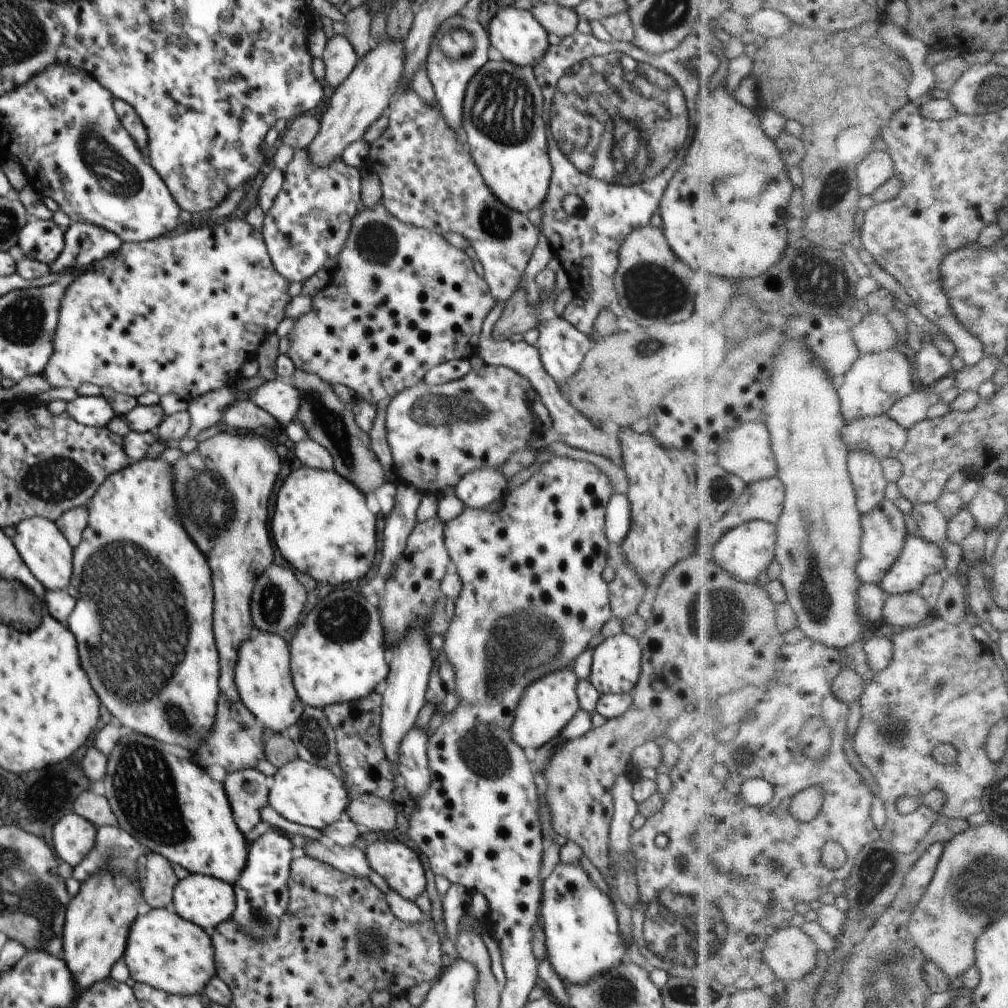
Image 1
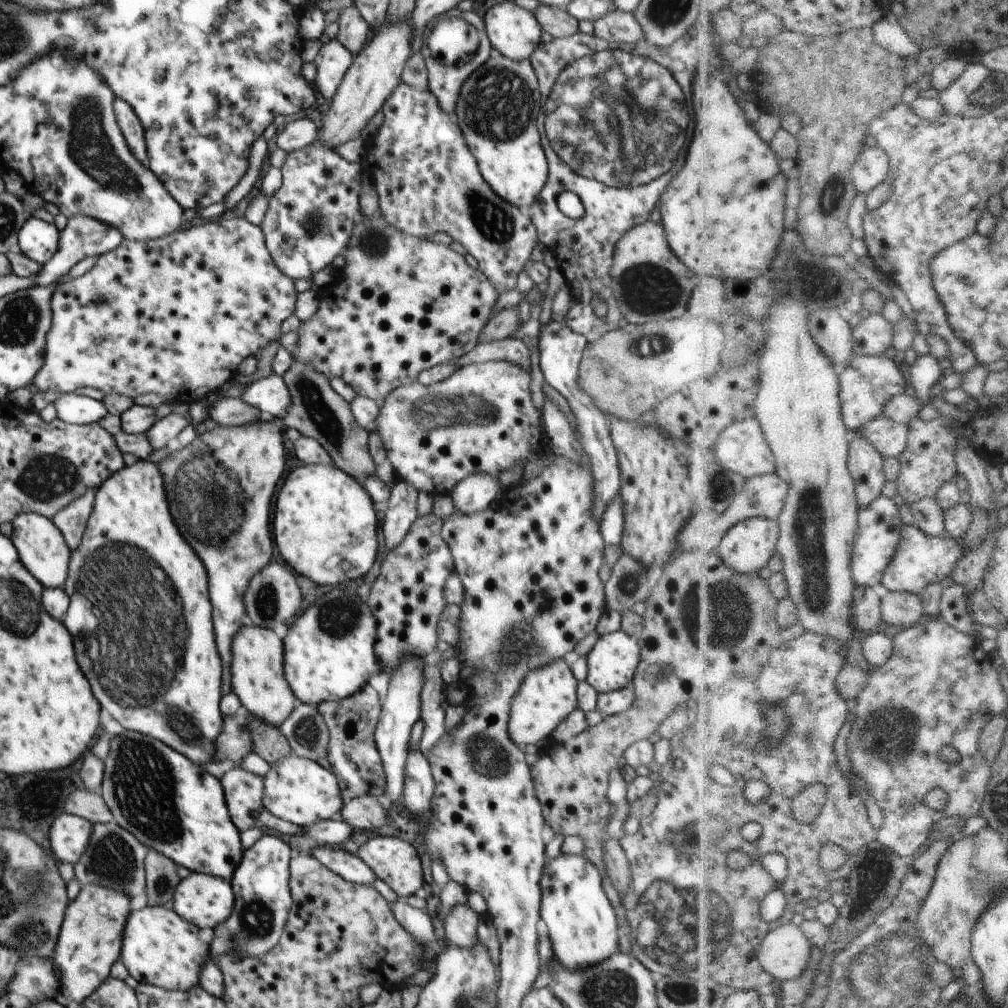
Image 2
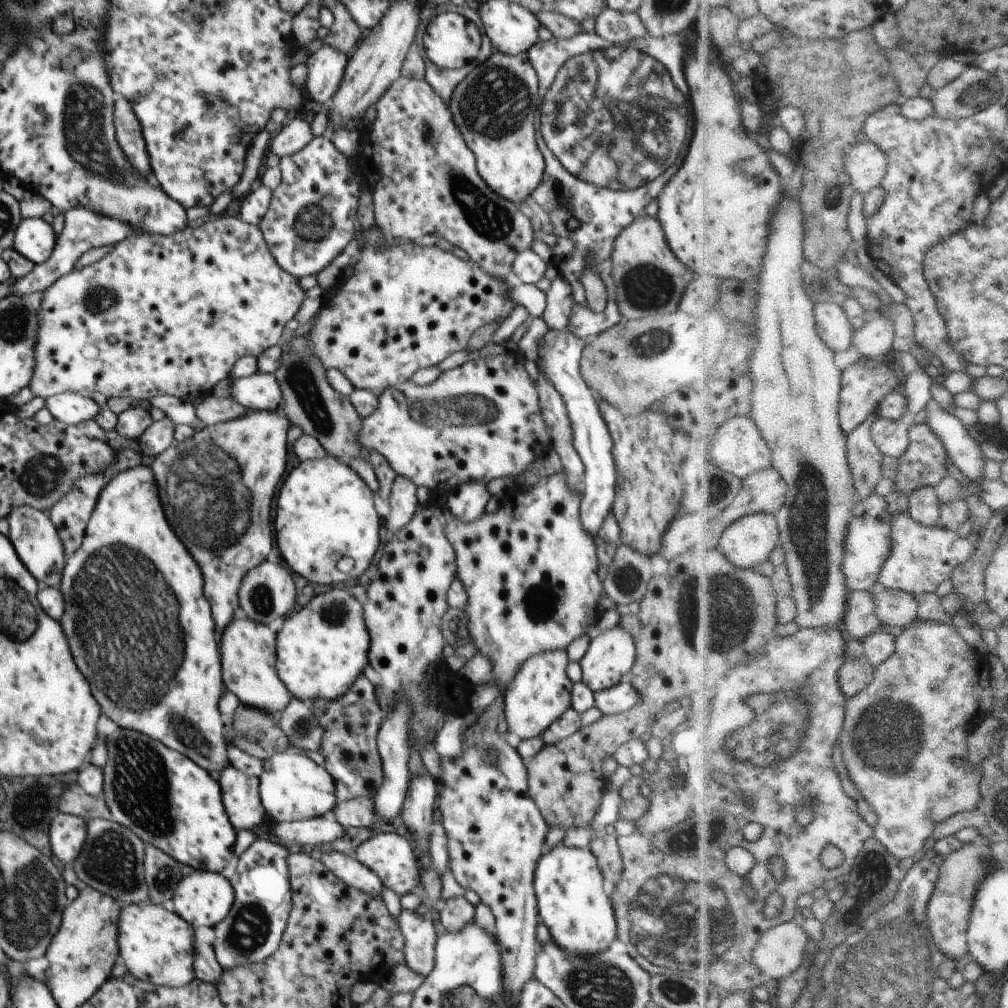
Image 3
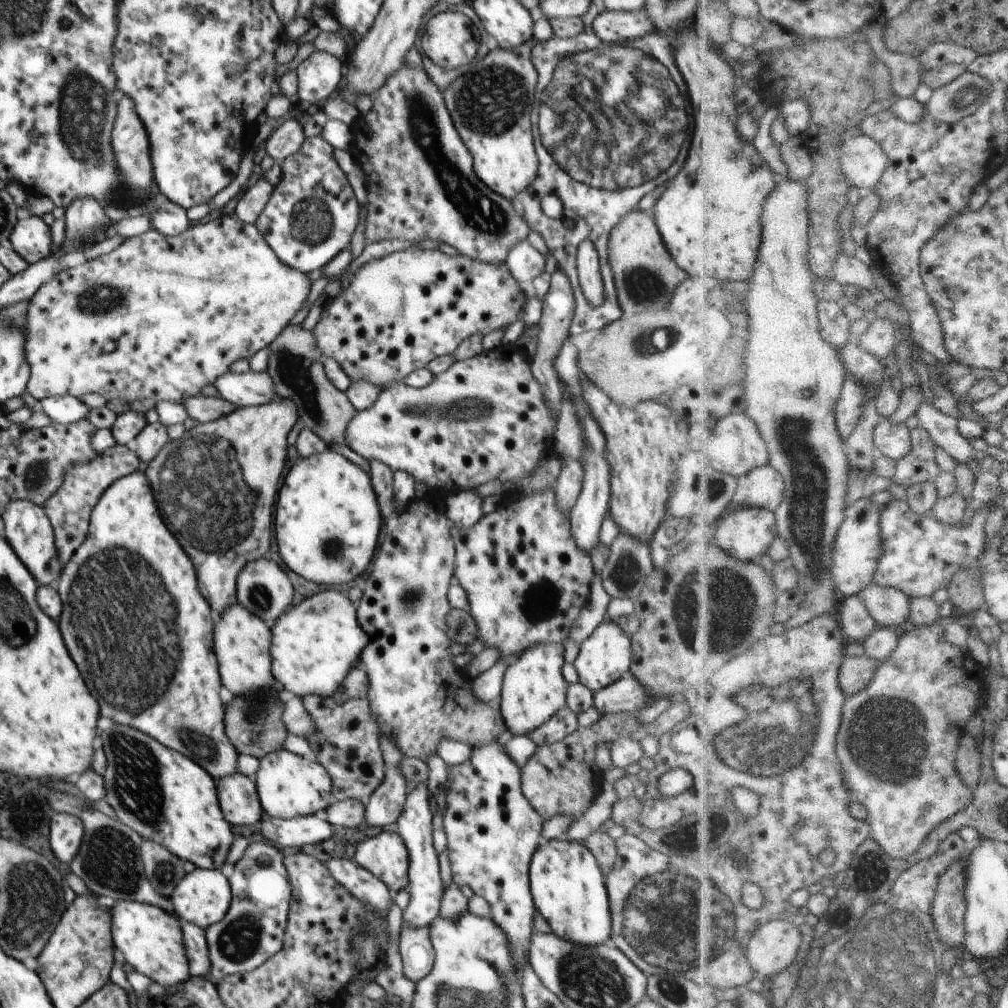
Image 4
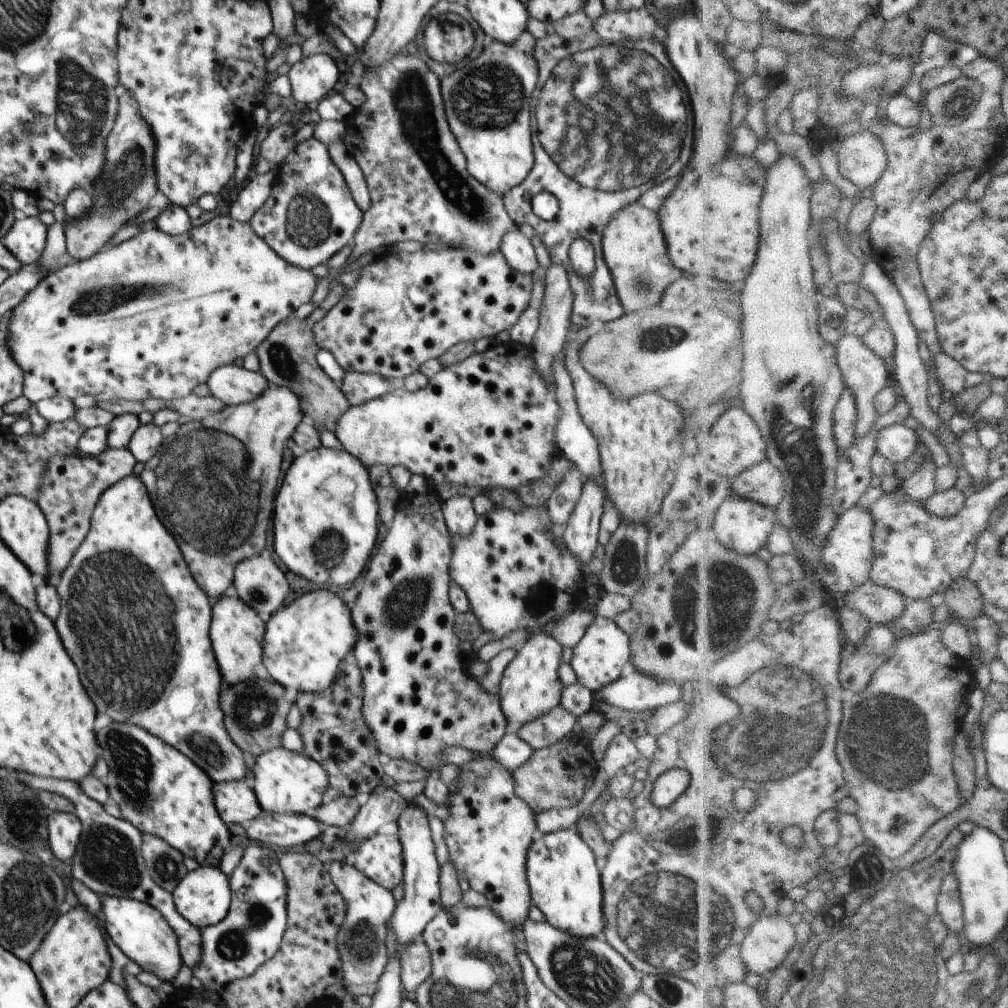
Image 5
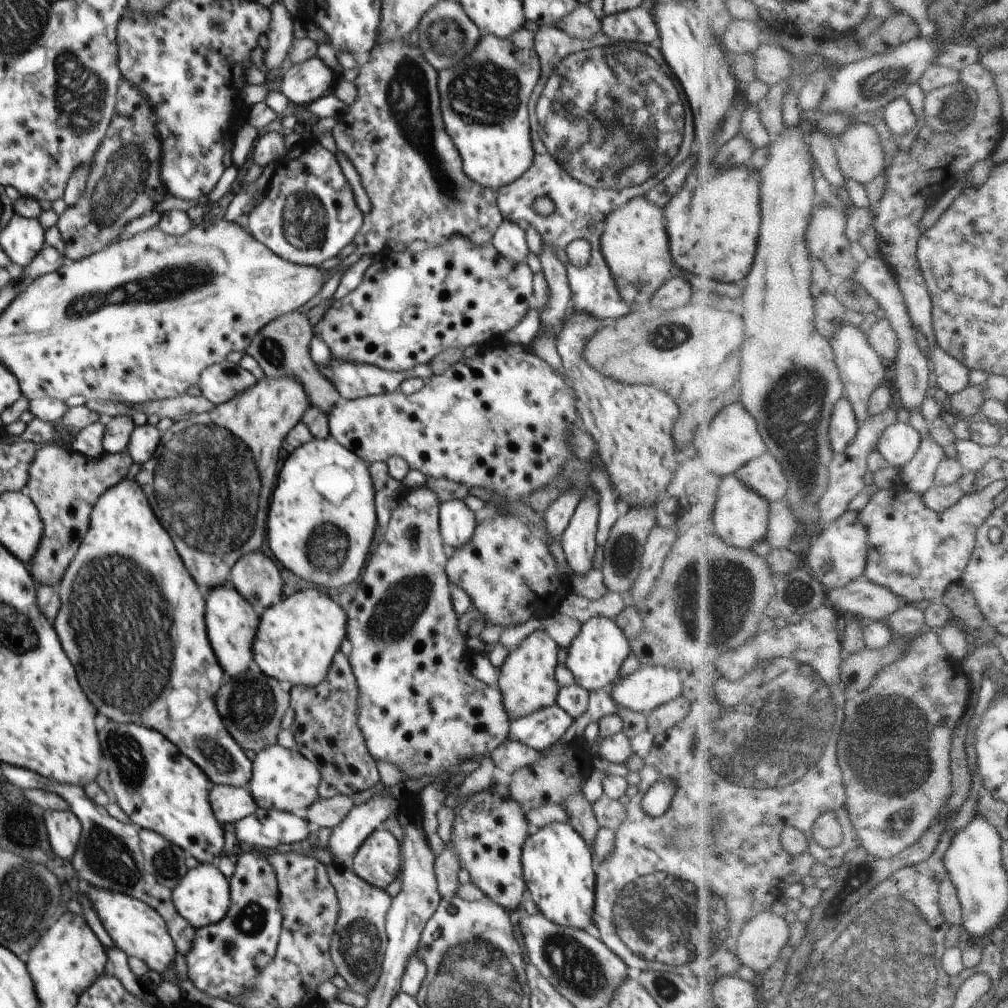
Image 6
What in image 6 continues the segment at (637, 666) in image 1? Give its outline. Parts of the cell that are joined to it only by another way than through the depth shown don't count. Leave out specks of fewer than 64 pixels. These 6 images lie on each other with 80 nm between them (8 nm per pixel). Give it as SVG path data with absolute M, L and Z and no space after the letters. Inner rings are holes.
M596 616L582 623L580 632L576 634L576 638L567 649L566 666L572 672L575 683L589 693L604 689L613 683L616 684L619 681L620 666L631 653L629 642L615 620Z

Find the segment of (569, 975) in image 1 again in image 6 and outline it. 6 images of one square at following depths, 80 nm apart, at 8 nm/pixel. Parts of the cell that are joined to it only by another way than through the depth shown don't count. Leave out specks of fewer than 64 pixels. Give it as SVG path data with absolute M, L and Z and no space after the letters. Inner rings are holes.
M552 822L536 832L530 832L524 840L520 862L523 870L523 880L526 889L532 894L532 899L541 914L544 914L550 922L559 926L570 926L570 928L584 929L594 925L592 914L594 914L594 884L596 874L592 868L591 847L581 838L579 833L569 824L564 822Z

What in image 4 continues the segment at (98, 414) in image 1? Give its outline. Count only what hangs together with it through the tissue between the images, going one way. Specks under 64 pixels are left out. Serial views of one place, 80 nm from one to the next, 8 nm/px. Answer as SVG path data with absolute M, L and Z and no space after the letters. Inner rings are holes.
M70 396L45 397L40 401L42 412L50 418L51 421L59 424L73 424L78 420L87 419L91 408L86 406L80 399Z

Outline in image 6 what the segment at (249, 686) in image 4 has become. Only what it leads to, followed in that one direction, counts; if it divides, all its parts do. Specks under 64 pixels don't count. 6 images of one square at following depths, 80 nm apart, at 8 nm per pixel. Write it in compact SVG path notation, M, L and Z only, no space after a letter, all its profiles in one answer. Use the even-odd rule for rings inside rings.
M225 584L204 591L204 602L206 602L204 622L206 622L208 640L218 664L222 666L226 676L238 676L246 672L254 656L252 644L254 644L254 636L258 630L259 615L242 594L234 588L227 588Z

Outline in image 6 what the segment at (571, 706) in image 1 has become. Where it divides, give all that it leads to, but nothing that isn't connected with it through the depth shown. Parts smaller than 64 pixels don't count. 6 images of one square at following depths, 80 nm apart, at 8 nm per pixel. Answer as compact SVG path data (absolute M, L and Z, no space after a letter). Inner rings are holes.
M544 630L528 634L509 652L504 664L500 666L498 680L507 714L528 716L546 706L557 705L559 686L555 674L558 671L558 652L558 644Z

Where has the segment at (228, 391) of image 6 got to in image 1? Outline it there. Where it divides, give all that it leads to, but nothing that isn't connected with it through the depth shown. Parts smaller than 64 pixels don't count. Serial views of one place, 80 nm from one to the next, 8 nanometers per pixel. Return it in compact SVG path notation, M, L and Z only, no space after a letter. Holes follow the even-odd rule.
M276 378L249 391L248 401L274 416L280 425L286 427L294 421L294 416L298 414L301 394L298 394L298 390L294 386L285 384Z

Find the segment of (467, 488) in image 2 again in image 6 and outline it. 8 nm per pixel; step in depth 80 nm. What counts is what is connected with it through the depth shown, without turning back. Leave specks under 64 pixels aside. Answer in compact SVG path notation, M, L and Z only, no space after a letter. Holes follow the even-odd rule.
M463 500L443 502L439 508L440 536L444 554L449 558L469 542L474 535L477 519L475 513L466 506Z

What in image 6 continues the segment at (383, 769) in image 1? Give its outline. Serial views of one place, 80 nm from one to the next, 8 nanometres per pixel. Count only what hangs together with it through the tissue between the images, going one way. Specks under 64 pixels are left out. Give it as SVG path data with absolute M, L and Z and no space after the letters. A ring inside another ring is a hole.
M340 650L334 654L326 680L318 686L292 686L290 708L295 713L290 731L296 742L295 749L308 758L320 772L320 799L344 795L352 798L380 782L377 762L366 750L364 736L358 728L358 686L352 667Z

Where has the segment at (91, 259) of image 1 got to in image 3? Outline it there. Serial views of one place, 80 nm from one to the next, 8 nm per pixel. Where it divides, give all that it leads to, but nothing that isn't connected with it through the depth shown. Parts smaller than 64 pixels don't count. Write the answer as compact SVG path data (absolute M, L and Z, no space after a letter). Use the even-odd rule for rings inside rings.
M76 206L70 208L64 214L64 226L62 232L57 235L57 241L50 254L50 258L46 262L36 264L26 276L22 278L12 279L10 282L10 294L12 296L26 296L34 294L34 292L43 292L49 286L52 286L60 276L72 272L76 267L75 262L88 250L92 248L100 248L102 246L113 246L130 238L130 236L138 235L136 226L122 222L118 218L110 218L104 214L98 214L86 206Z

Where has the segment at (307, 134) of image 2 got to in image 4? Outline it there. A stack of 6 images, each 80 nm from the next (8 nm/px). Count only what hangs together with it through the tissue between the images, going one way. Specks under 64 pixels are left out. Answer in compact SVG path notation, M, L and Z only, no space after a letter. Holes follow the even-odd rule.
M287 117L275 129L265 141L266 154L279 163L298 152L298 148L307 138L304 137L300 122Z

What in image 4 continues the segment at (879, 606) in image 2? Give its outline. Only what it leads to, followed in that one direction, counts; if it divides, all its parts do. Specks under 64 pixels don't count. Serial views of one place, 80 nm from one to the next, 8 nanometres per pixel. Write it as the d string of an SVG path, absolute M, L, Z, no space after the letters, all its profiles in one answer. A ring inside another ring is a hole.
M860 595L847 597L839 617L848 641L864 644L879 628L878 622L871 616Z

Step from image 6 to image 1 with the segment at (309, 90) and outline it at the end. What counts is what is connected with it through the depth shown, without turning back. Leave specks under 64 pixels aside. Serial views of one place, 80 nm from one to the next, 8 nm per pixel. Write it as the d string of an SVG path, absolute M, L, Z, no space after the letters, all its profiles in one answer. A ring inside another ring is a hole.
M334 35L327 40L322 62L324 62L324 74L326 74L323 79L324 85L336 88L342 85L348 78L348 74L354 70L358 58L352 44L344 36Z

